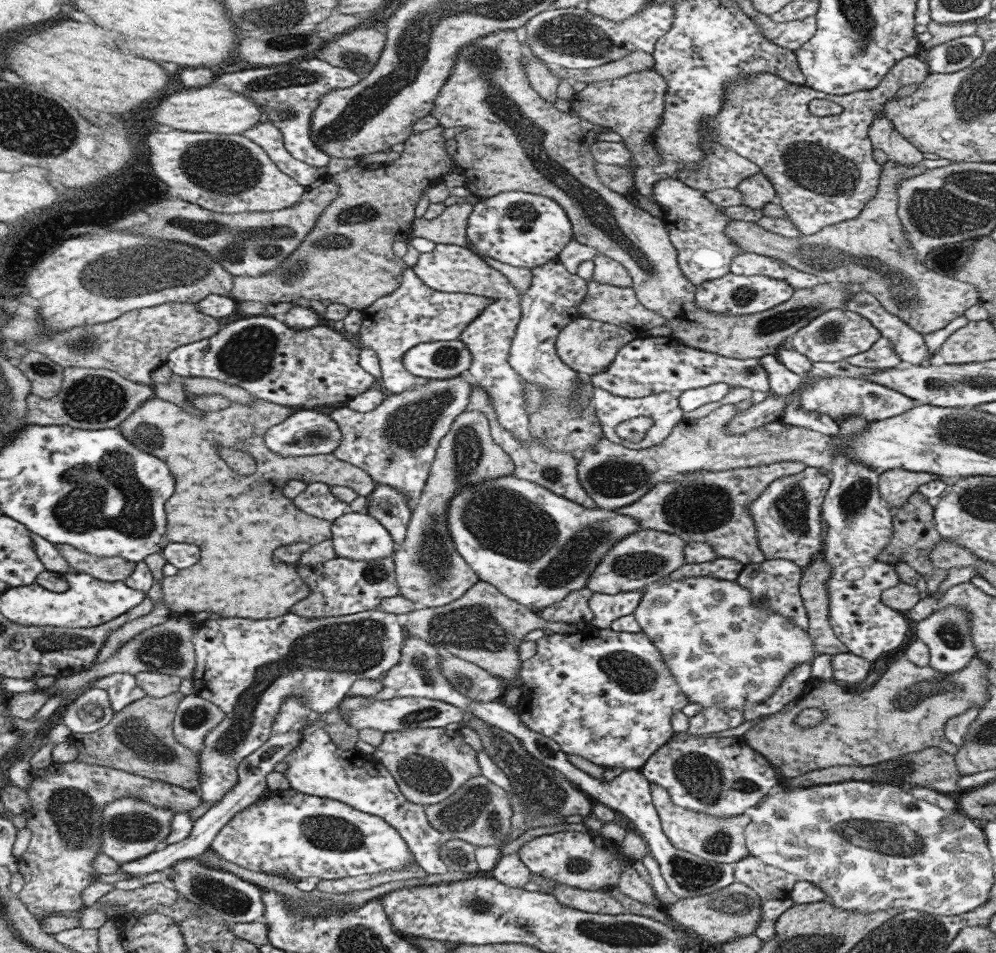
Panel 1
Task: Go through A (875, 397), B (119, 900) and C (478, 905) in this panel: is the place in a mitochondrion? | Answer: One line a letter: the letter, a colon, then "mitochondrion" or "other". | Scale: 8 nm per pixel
A: mitochondrion
B: other
C: mitochondrion

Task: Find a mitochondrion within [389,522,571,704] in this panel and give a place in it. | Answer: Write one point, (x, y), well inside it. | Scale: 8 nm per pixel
(473, 626)

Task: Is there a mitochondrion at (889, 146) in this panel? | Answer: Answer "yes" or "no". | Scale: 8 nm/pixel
no

